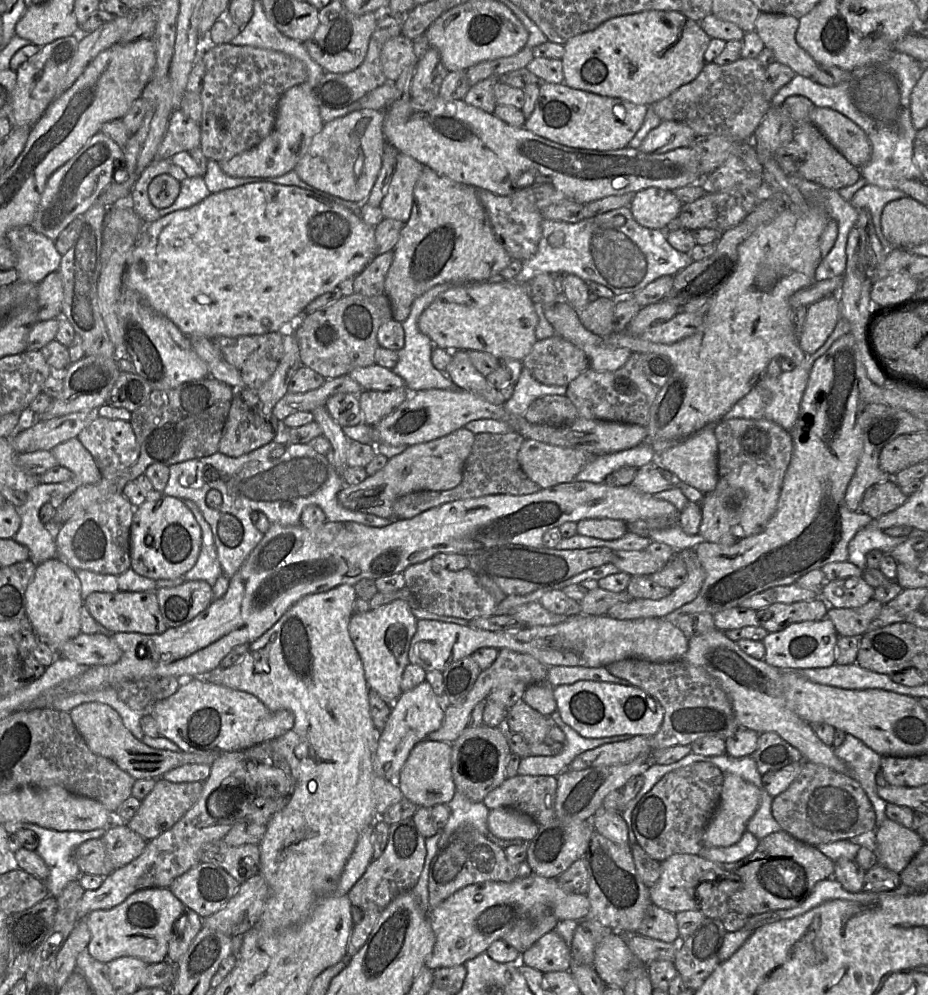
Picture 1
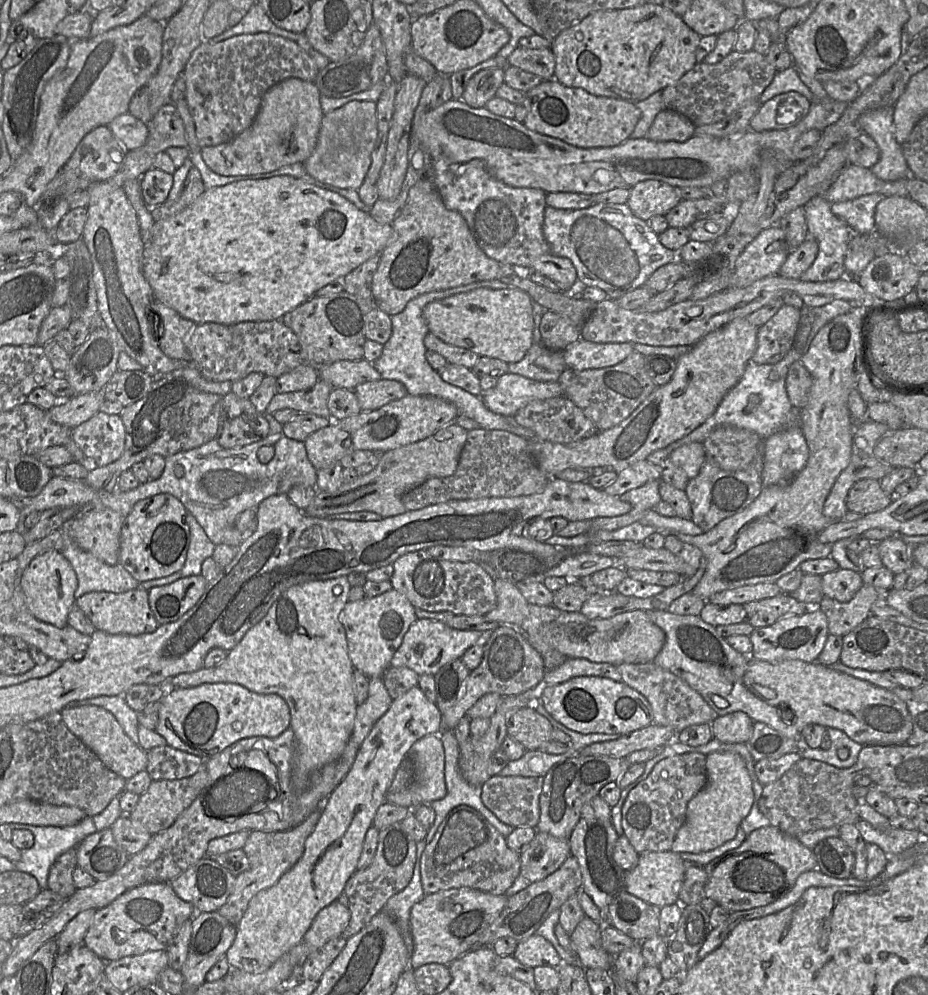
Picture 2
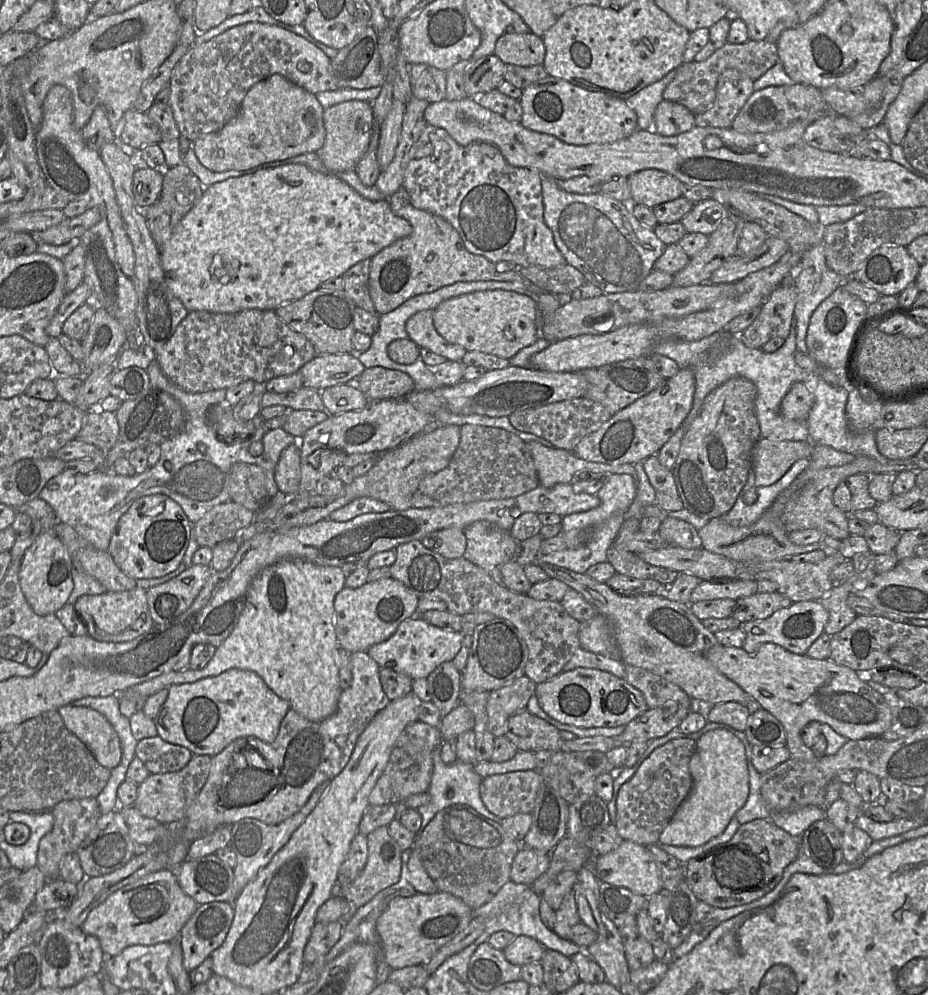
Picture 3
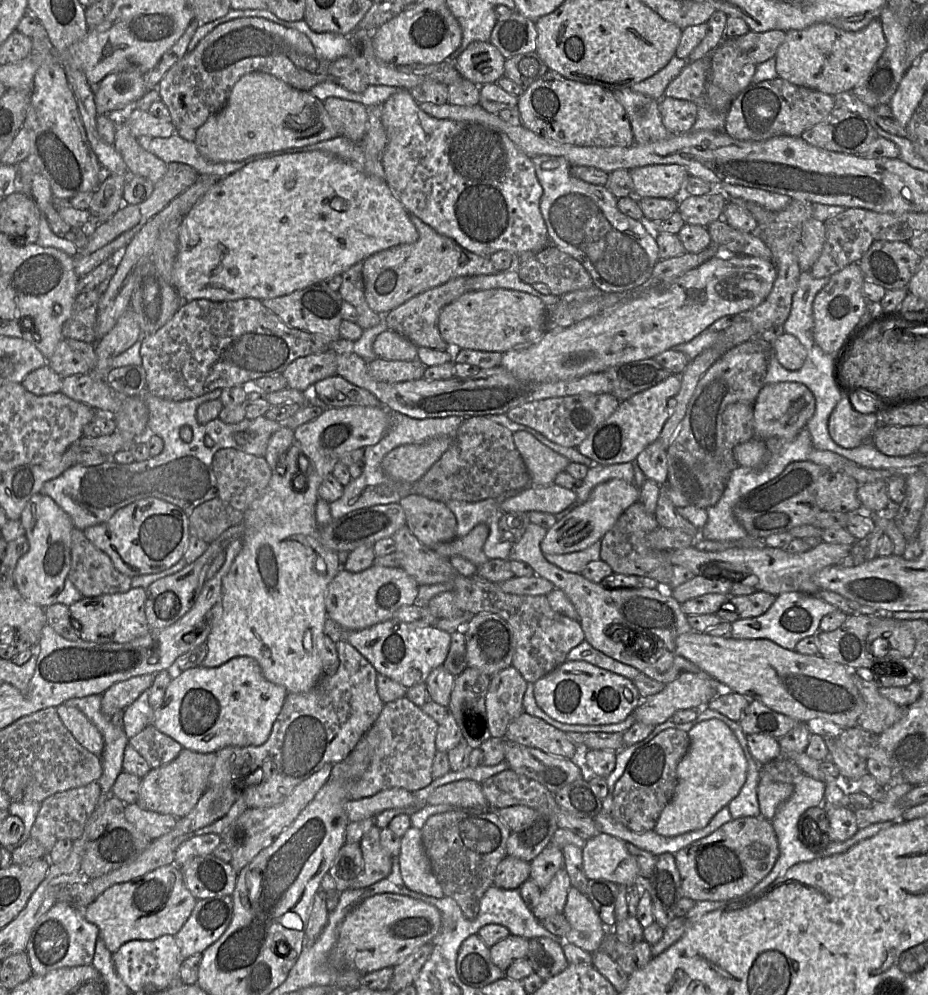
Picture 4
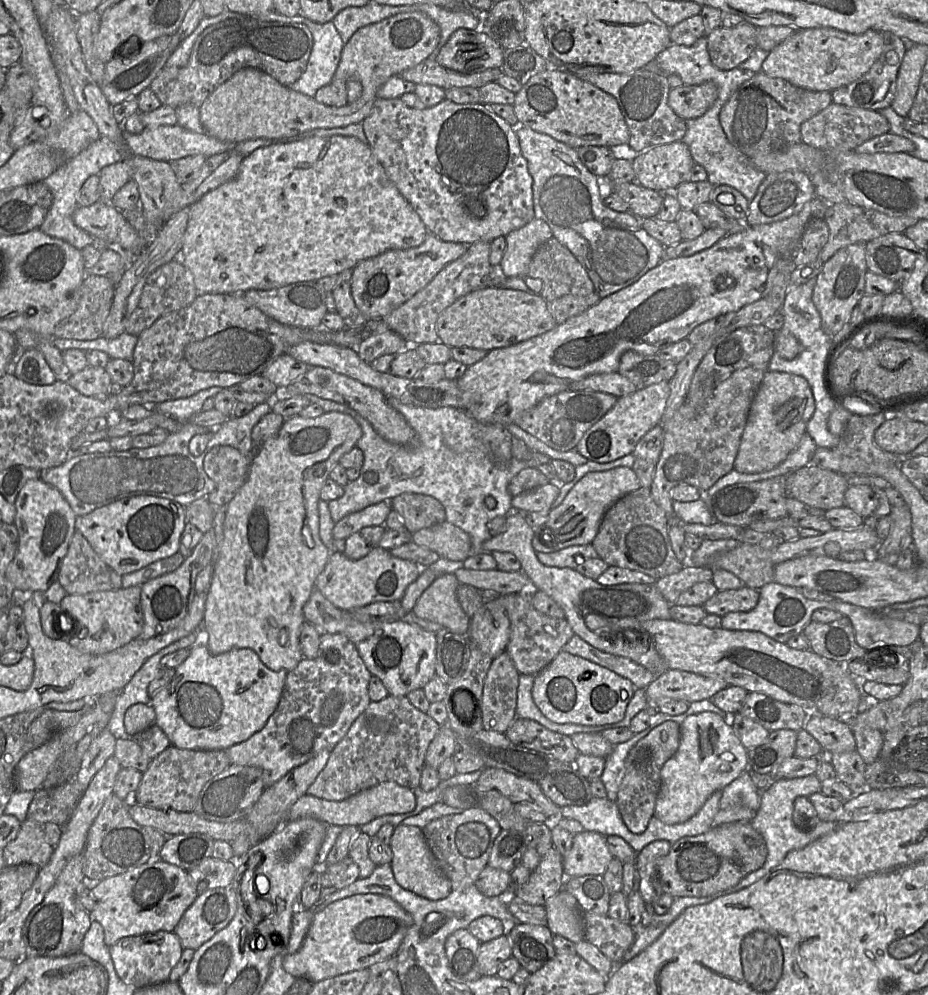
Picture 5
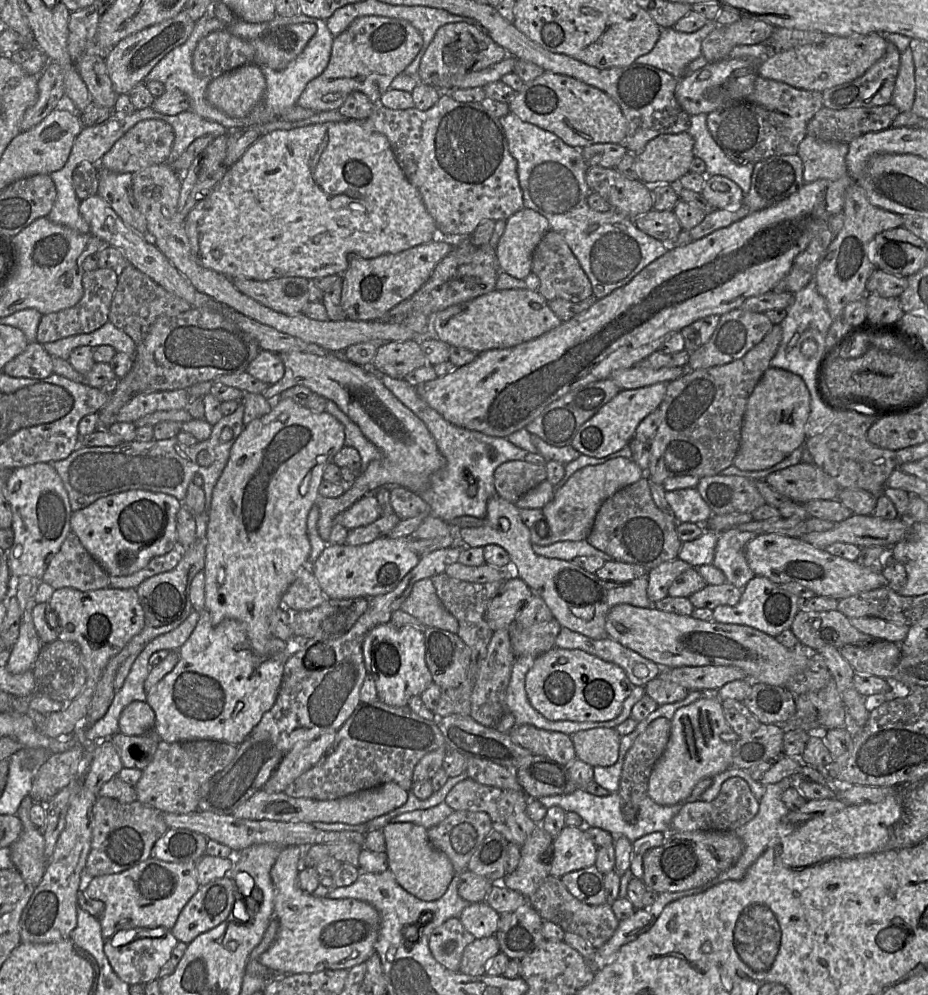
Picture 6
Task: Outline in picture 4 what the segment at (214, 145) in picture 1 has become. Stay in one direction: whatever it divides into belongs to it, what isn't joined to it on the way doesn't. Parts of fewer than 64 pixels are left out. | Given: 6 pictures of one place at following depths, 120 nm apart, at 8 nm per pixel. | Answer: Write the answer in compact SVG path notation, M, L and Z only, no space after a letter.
M244 17L229 20L214 28L191 52L166 72L156 89L161 101L169 110L176 132L182 126L197 130L211 115L225 106L234 85L242 76L251 72L273 75L289 86L303 91L310 91L312 87L325 81L334 82L355 93L363 92L369 86L350 57L344 56L328 61L316 53L312 42L304 33L265 18Z

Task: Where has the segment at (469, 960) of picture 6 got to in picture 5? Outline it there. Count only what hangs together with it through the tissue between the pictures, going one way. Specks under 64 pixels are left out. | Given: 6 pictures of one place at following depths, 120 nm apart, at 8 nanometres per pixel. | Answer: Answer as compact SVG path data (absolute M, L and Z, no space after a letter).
M506 934L480 943L477 961L481 975L496 975L500 965L510 957L512 957L512 948Z

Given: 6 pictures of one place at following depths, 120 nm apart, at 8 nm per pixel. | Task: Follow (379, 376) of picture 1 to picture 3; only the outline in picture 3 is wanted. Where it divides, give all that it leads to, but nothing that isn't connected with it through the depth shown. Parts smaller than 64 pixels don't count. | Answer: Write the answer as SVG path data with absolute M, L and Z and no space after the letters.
M355 353L316 355L300 368L303 386L323 390L354 381L365 370Z

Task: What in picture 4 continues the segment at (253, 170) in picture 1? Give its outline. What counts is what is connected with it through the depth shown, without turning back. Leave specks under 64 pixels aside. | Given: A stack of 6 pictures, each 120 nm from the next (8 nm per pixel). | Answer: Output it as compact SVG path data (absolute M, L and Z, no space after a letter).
M251 72L234 85L225 106L196 130L195 145L210 162L240 162L253 155L300 148L340 135L324 103L273 75Z

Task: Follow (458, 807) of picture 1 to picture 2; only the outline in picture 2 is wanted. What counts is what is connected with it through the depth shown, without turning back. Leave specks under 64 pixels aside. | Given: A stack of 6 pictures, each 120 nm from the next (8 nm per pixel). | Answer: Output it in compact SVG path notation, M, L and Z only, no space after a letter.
M441 730L438 735L442 741L445 753L444 775L447 794L444 798L429 804L435 811L435 821L428 829L428 834L424 840L429 843L446 815L459 805L467 805L478 810L506 838L514 828L500 821L484 805L481 799L481 787L469 784L459 771L459 745L453 731Z

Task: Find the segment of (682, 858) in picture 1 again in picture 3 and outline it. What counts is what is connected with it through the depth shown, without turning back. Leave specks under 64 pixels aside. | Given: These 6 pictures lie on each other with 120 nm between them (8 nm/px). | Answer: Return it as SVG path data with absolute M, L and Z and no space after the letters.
M623 840L613 851L597 856L594 874L601 881L625 887L632 893L646 898L660 893L664 888L660 868L648 848L630 840Z

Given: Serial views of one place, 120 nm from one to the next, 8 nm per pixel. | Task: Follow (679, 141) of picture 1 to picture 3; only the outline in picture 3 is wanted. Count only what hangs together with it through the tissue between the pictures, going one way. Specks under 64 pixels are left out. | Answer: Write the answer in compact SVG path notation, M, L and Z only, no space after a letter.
M663 99L654 113L652 130L662 136L676 136L694 128L695 119L685 106Z

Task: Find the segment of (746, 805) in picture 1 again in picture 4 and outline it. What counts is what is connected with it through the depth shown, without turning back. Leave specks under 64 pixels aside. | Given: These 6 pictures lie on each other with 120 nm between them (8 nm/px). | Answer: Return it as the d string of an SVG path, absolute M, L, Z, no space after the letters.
M719 719L703 720L694 725L688 732L690 739L689 748L677 766L677 786L671 801L661 812L654 831L665 837L673 837L694 830L704 828L713 816L727 806L743 787L748 763L743 747L732 730Z

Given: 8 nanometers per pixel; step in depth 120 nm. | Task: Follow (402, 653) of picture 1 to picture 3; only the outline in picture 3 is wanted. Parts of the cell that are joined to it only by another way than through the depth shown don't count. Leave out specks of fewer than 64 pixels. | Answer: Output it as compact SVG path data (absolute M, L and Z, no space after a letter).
M391 577L367 582L359 588L345 586L334 599L334 627L339 646L349 653L367 652L371 646L389 639L404 620L418 616L418 601L419 598L411 590Z

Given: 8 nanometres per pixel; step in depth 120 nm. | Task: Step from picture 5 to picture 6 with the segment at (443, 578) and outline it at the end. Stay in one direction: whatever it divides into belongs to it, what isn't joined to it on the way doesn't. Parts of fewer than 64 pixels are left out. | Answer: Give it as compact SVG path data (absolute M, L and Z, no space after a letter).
M430 578L417 581L400 609L417 618L427 627L457 634L459 623L444 607Z

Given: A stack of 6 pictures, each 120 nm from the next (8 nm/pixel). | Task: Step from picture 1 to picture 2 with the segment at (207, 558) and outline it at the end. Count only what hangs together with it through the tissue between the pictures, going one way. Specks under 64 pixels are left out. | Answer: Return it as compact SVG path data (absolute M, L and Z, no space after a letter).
M189 511L187 522L190 529L190 544L186 561L180 570L180 578L201 575L203 561L212 557L215 549L214 543L210 541L201 525Z

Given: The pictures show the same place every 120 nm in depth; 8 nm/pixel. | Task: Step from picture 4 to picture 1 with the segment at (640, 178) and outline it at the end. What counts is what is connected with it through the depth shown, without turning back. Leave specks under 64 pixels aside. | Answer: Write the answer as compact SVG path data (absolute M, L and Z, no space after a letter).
M650 187L636 192L629 207L640 225L664 231L678 217L682 205L672 191Z

